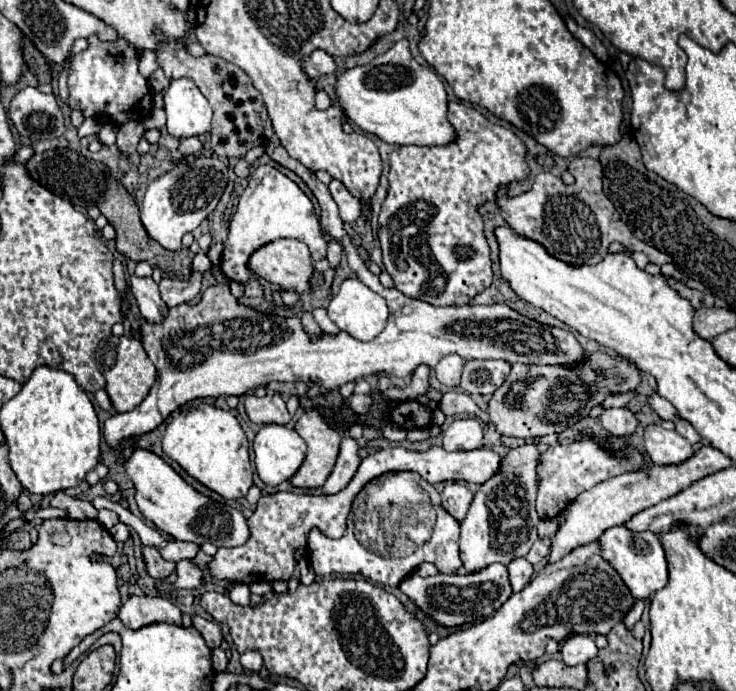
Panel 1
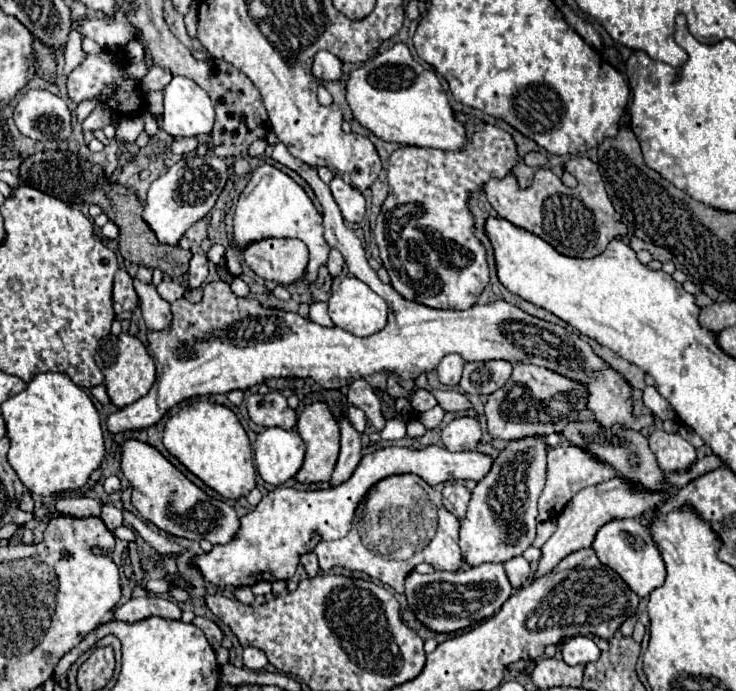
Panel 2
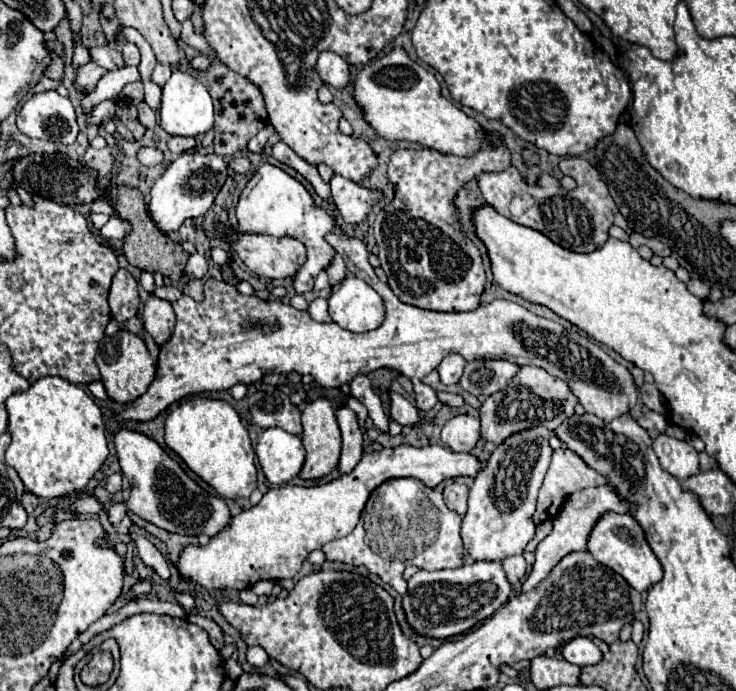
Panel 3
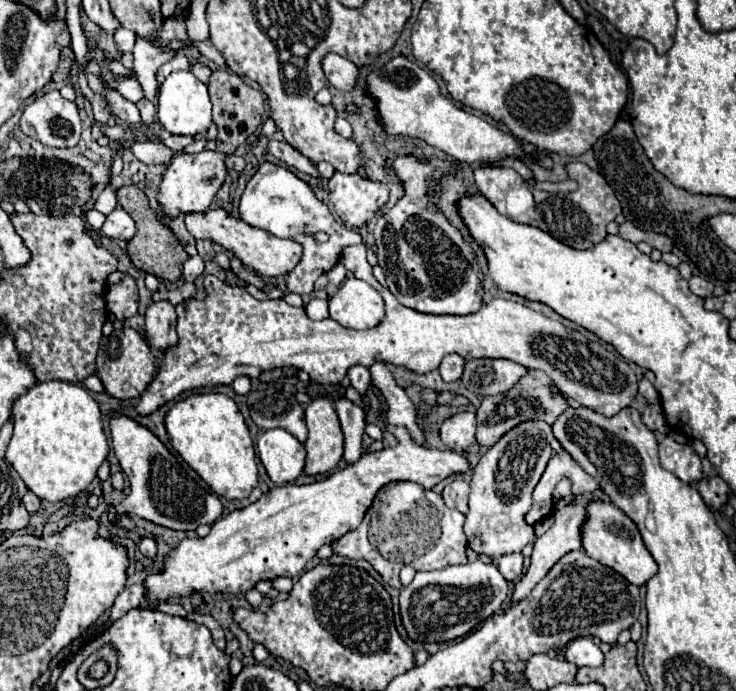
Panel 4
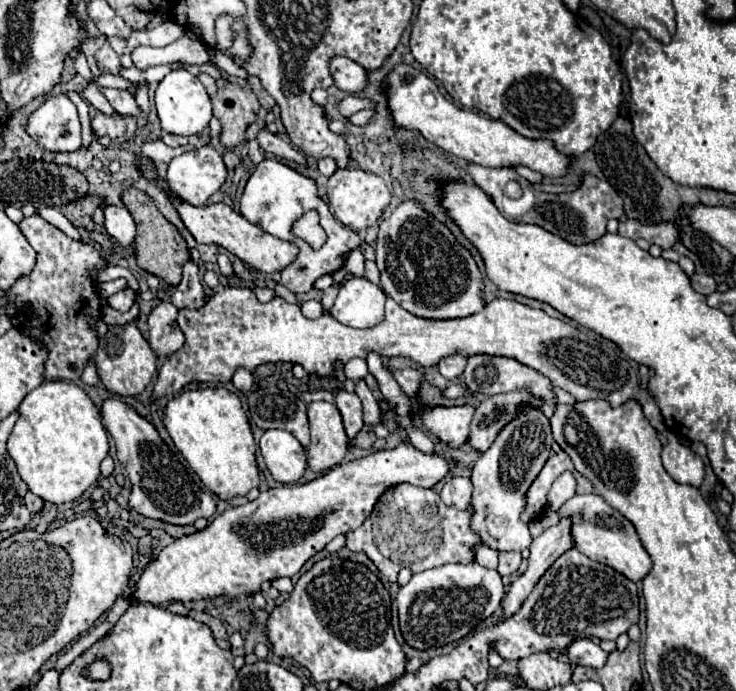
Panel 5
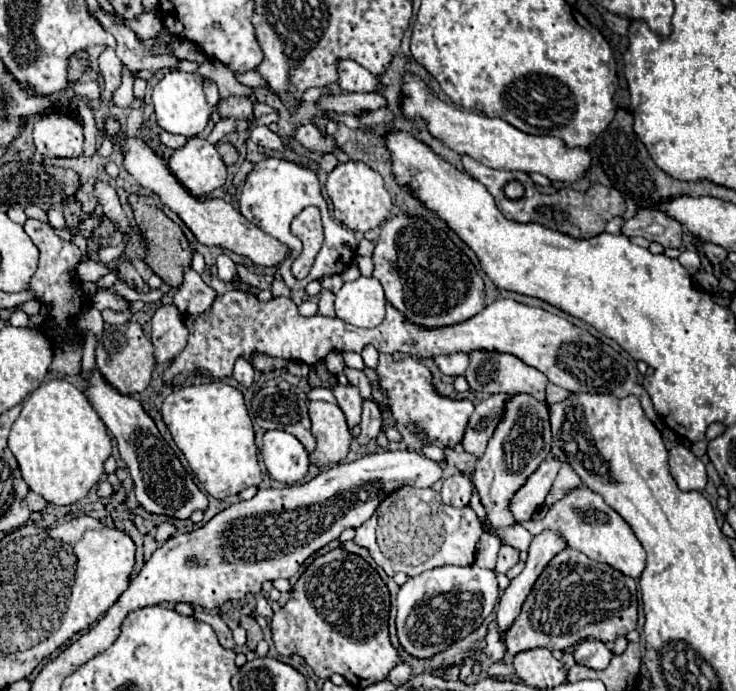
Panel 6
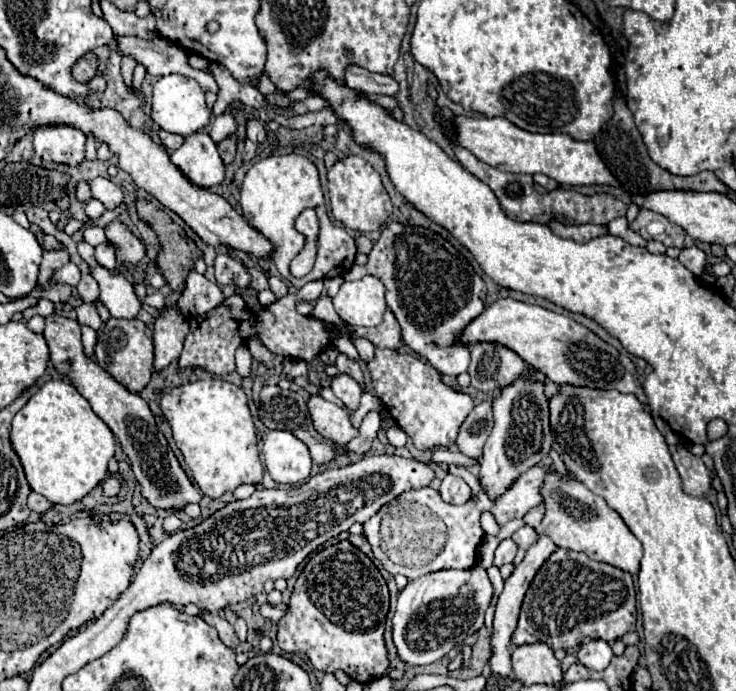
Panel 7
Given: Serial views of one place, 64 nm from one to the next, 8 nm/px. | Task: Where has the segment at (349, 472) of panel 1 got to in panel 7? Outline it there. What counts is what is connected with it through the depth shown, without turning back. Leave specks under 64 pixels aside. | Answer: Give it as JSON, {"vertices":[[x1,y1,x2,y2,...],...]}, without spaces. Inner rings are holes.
{"vertices":[[338,374,332,378,332,390,334,394,350,408,350,412,354,412,360,404,360,396,362,396,362,386,348,374]]}

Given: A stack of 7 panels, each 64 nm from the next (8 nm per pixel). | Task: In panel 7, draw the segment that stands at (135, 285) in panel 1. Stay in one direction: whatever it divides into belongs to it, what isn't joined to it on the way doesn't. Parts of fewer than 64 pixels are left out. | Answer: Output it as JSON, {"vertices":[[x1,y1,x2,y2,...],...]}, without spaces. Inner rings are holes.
{"vertices":[[166,308,154,324,154,370,160,372,178,360,184,336,188,334,188,320,176,310]]}

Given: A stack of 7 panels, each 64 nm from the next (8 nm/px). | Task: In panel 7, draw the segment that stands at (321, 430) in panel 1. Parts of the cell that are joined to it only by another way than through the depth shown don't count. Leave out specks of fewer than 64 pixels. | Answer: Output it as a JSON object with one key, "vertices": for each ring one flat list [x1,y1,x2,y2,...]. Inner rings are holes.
{"vertices":[[318,394,310,396,308,410,310,410,310,416,312,416,314,428,322,436,334,440,336,444,344,446,354,436,358,436,358,430,352,426,348,412,342,410,342,408,338,408,336,404,324,400,322,396,318,396]]}

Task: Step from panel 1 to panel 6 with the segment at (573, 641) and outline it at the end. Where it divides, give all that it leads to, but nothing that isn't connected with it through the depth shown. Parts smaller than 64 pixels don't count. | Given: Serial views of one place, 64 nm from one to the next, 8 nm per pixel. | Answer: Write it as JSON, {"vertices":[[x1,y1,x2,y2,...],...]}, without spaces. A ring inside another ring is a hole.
{"vertices":[[582,640,574,648,574,660,594,670,604,670,610,664,610,658,612,658,612,652,600,640]]}

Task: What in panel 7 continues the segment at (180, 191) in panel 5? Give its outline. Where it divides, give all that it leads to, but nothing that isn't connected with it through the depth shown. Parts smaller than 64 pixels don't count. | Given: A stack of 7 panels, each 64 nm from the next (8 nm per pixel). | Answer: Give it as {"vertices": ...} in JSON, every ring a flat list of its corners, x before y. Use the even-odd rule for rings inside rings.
{"vertices":[[206,132,190,134,170,158,196,186,210,188,224,180,222,158]]}

